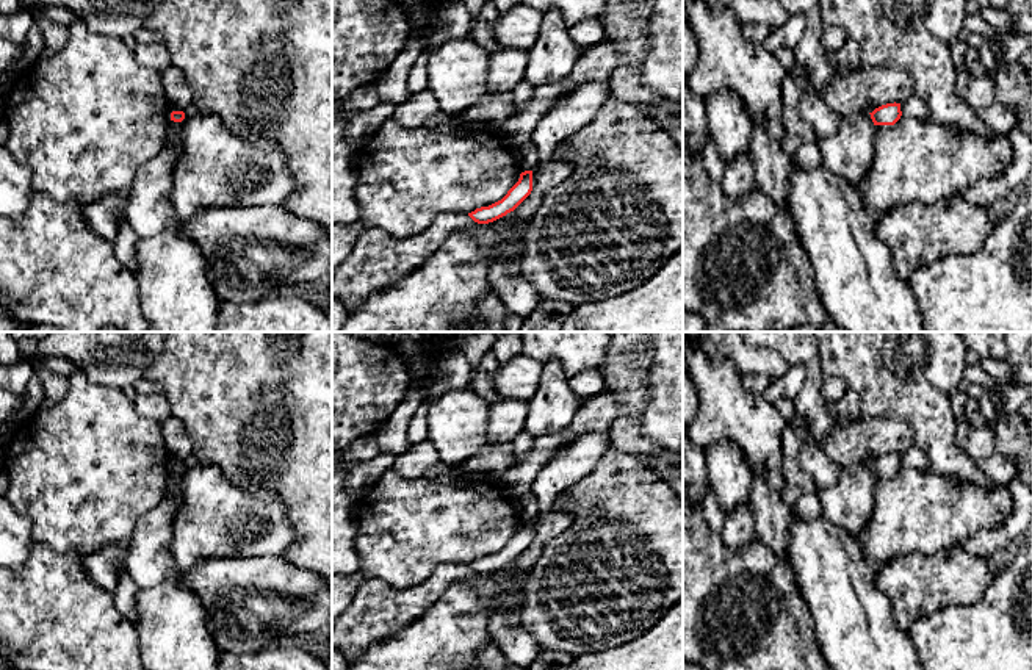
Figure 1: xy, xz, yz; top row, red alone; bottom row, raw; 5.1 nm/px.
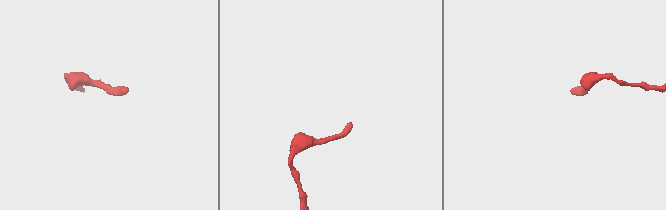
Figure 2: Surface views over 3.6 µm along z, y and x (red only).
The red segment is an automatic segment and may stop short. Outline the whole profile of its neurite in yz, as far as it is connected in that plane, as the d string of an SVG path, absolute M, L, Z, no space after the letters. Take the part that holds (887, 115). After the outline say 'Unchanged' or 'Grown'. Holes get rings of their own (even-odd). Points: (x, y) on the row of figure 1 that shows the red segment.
M886 103L875 108L871 114L874 125L894 125L900 116L900 103Z. Unchanged

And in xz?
M525 171L520 174L518 182L507 191L507 194L489 205L476 208L468 213L468 216L478 224L493 222L507 213L514 211L532 191L532 171Z. Unchanged

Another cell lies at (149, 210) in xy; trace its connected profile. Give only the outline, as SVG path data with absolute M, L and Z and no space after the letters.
M171 121L172 130L168 133L163 149L135 172L125 219L138 238L161 233L169 221L175 218L175 210L171 202L172 174L179 158L174 130L180 124Z

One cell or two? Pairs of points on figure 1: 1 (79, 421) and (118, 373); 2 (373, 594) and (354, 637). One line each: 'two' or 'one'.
1: two
2: one

